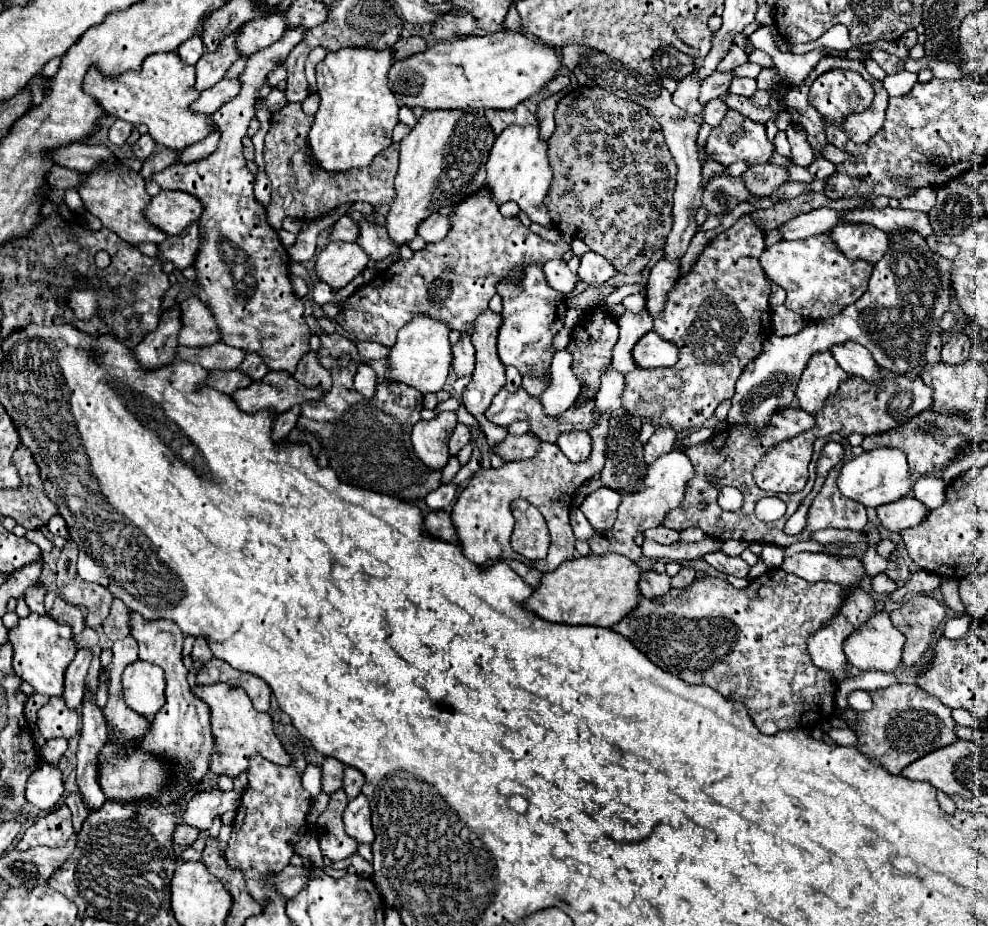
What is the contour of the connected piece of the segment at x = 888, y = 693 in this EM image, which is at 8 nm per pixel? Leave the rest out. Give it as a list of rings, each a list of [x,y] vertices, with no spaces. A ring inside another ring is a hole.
[[[891,685],[871,693],[873,709],[859,713],[859,751],[869,759],[879,759],[879,763],[893,775],[899,775],[903,767],[917,761],[919,757],[937,751],[941,747],[957,741],[955,721],[951,709],[943,705],[937,697],[923,691],[919,685]]]

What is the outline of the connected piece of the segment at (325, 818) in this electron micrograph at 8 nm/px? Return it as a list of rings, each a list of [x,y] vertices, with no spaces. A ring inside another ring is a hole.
[[[343,789],[331,795],[327,809],[321,813],[319,825],[319,843],[321,851],[329,861],[341,861],[351,857],[357,851],[357,841],[353,841],[343,829],[343,811],[347,807],[347,795]]]

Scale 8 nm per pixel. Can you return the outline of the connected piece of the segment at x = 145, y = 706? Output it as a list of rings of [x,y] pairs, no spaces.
[[[137,659],[123,671],[125,703],[139,715],[153,719],[165,703],[165,673],[153,663]]]

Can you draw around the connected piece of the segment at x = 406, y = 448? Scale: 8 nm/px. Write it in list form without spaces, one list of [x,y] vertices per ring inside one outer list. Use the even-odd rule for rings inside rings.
[[[337,333],[321,335],[319,361],[331,371],[333,387],[323,399],[307,401],[303,405],[299,423],[319,437],[321,445],[329,451],[329,465],[337,471],[339,479],[405,501],[421,501],[431,491],[441,487],[441,471],[429,469],[411,445],[411,429],[417,421],[421,421],[419,413],[423,409],[423,395],[405,383],[389,381],[385,377],[385,371],[389,371],[387,359],[361,359],[355,341]],[[343,353],[353,357],[349,367],[337,365],[337,357]],[[355,357],[359,361],[355,361]],[[359,363],[373,367],[377,373],[377,389],[373,399],[363,399],[363,395],[353,387],[353,375],[357,373]]]

